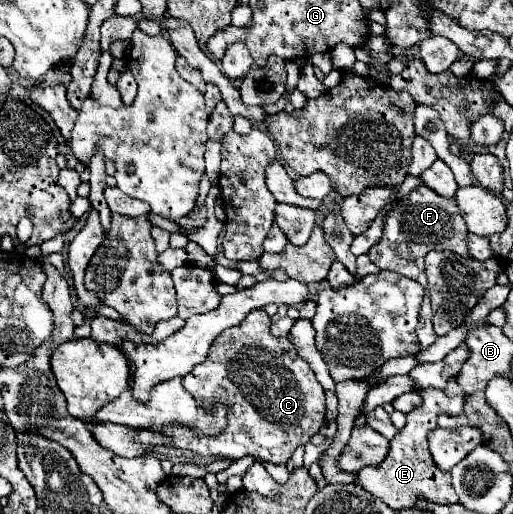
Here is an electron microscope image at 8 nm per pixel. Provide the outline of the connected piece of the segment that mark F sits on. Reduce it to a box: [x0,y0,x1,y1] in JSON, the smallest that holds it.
[368,185,470,349]

